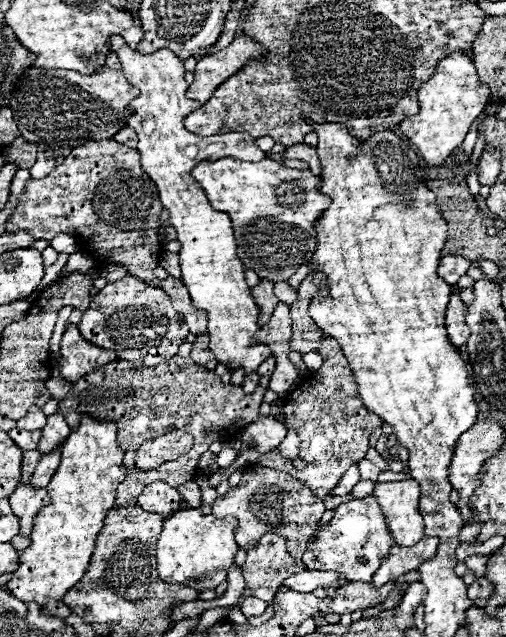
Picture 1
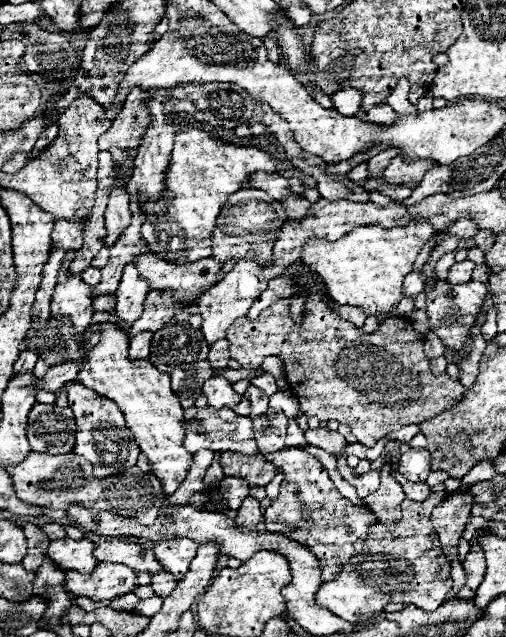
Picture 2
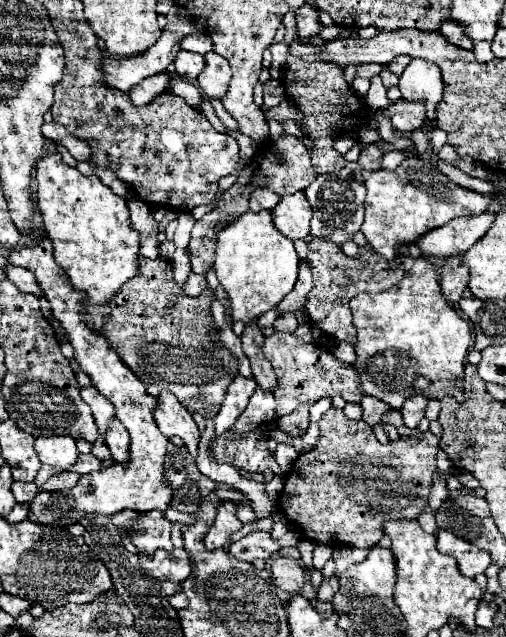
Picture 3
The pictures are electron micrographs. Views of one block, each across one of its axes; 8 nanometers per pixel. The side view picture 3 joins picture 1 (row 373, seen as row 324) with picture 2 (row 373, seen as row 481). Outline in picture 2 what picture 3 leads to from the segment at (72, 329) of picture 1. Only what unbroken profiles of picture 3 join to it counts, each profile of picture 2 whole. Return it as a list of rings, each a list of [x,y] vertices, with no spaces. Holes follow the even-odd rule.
[[[102,324],[100,330],[104,330],[102,338],[88,354],[88,362],[78,372],[78,380],[82,380],[84,386],[96,390],[98,394],[110,398],[122,410],[126,426],[132,430],[136,444],[152,464],[152,474],[160,478],[164,492],[170,496],[186,478],[186,470],[192,462],[192,454],[182,446],[184,428],[180,422],[184,410],[170,388],[170,376],[156,370],[150,360],[130,360],[130,338],[122,328],[114,324]]]

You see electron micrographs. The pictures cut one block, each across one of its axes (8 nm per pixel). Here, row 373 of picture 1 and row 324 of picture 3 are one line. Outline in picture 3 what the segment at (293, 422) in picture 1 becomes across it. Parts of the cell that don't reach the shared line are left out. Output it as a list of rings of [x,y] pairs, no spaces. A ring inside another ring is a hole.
[[[312,238],[308,242],[308,262],[312,264],[314,276],[314,288],[310,290],[304,304],[308,318],[316,328],[326,332],[328,336],[348,344],[356,342],[356,330],[352,328],[352,314],[348,308],[350,298],[360,292],[378,294],[382,290],[388,290],[398,284],[398,280],[404,276],[400,270],[392,270],[388,262],[370,248],[362,248],[360,258],[348,258],[340,248],[336,248],[324,238]]]

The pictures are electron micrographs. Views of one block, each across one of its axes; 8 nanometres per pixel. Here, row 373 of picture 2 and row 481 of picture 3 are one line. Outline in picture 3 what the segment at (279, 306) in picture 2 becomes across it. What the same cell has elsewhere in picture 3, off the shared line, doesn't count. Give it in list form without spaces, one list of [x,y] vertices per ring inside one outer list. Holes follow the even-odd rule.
[[[330,408],[322,414],[320,422],[320,438],[316,446],[308,452],[302,452],[298,460],[292,464],[292,470],[286,474],[284,492],[280,496],[282,514],[292,520],[290,524],[306,538],[318,544],[328,544],[332,548],[338,546],[354,546],[354,548],[370,548],[378,544],[384,536],[382,524],[386,520],[398,518],[418,518],[420,510],[428,502],[432,474],[436,468],[436,452],[438,452],[438,436],[432,432],[424,432],[420,440],[414,436],[398,438],[396,442],[380,444],[362,418],[350,420],[340,408]]]

